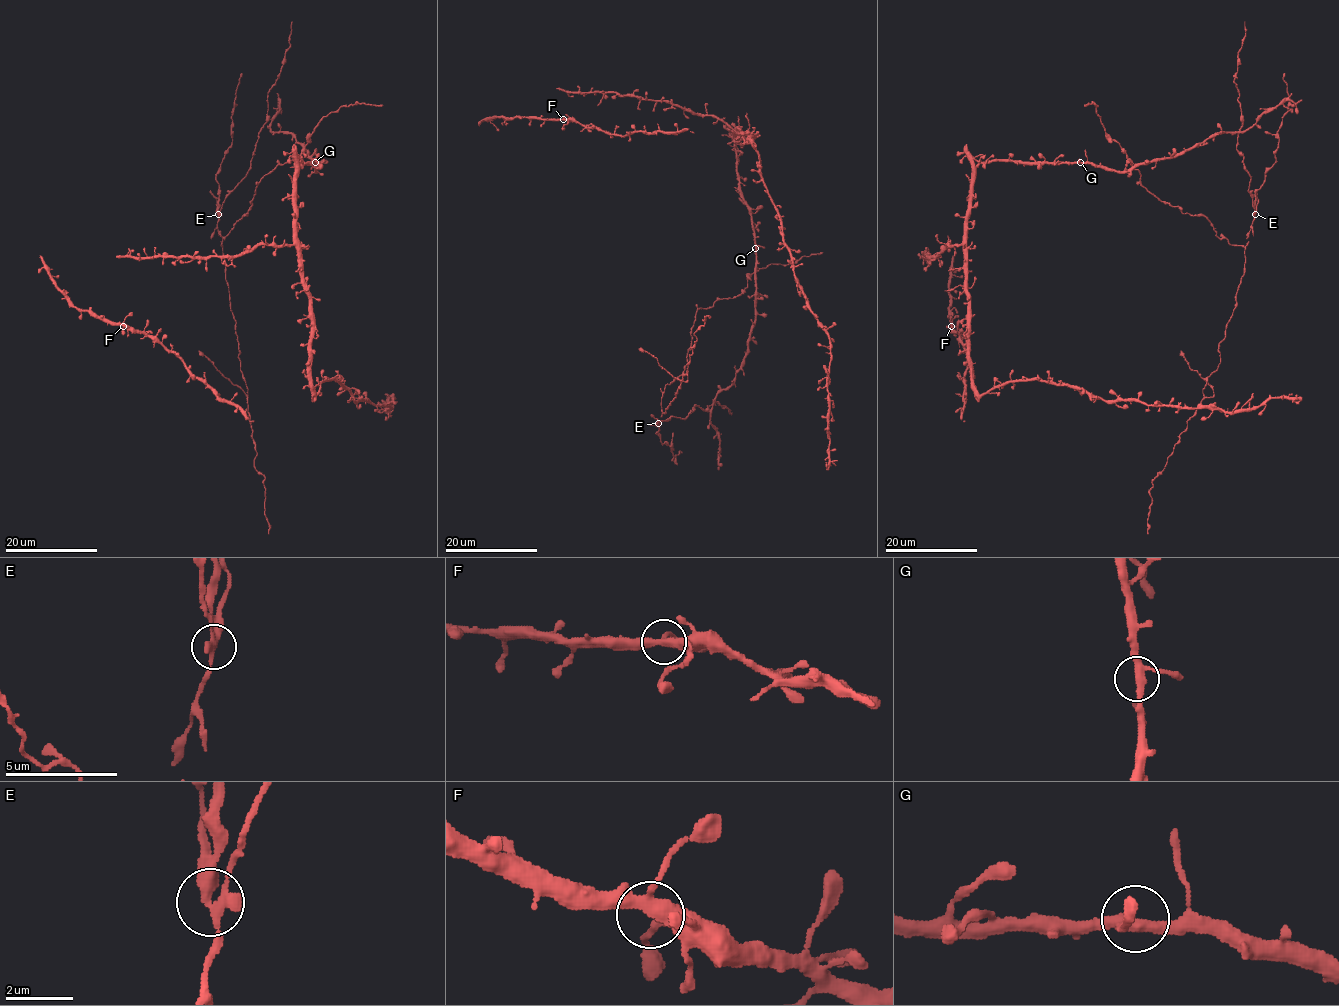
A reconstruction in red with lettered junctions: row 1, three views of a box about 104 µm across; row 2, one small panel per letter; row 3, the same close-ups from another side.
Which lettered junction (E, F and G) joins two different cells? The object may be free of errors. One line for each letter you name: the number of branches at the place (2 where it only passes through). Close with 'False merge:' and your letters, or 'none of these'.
E: branches 3
False merge: E

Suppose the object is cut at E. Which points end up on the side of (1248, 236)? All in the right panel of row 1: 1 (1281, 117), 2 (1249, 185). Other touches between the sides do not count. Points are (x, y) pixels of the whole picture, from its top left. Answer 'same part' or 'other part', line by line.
1: other part
2: same part

